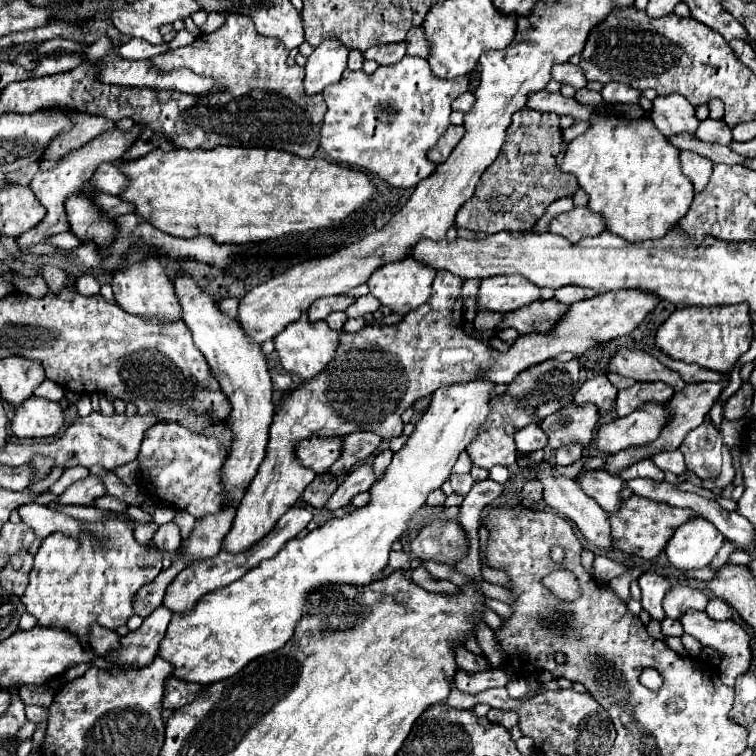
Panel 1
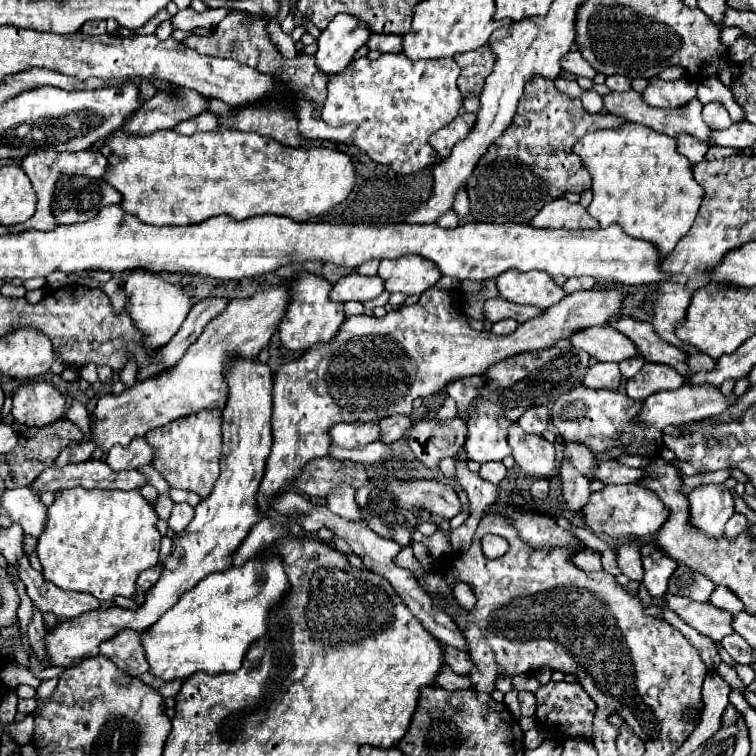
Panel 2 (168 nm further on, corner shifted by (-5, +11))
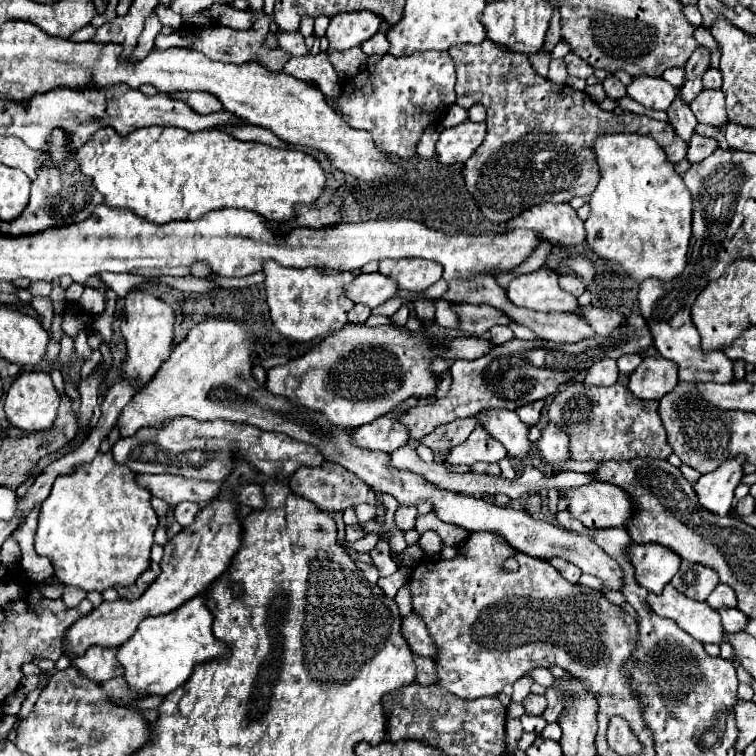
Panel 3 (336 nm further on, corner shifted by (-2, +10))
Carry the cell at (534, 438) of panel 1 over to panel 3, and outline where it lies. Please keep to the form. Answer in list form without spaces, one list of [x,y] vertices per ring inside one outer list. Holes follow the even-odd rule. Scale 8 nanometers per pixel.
[[[535,401],[535,403],[531,403],[531,405],[523,405],[523,407],[517,411],[517,415],[521,417],[521,421],[523,421],[525,425],[533,427],[533,425],[537,425],[537,421],[539,421],[541,409],[543,409],[543,401]]]

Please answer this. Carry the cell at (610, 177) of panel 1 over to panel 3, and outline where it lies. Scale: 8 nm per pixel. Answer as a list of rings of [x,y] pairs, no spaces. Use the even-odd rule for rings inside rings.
[[[601,135],[595,141],[595,155],[601,169],[601,181],[591,195],[591,215],[585,221],[589,247],[599,257],[617,261],[637,283],[649,277],[661,281],[675,279],[687,265],[687,249],[691,239],[691,193],[681,181],[681,175],[673,171],[673,163],[665,159],[665,151],[657,145],[657,141],[643,135]]]

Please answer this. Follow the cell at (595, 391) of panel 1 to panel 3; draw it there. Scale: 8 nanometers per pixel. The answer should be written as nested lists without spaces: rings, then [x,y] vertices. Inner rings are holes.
[[[601,359],[597,363],[593,363],[587,371],[585,383],[587,385],[601,385],[601,387],[609,387],[617,381],[617,363],[615,359]]]

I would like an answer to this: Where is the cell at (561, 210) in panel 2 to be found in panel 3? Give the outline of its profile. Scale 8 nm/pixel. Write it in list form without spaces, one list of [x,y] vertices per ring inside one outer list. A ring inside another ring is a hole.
[[[542,203],[507,221],[507,229],[537,231],[543,241],[575,247],[585,241],[585,227],[569,203]]]

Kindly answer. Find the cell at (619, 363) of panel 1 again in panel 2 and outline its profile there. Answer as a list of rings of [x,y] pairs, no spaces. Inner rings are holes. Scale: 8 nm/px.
[[[612,326],[586,328],[570,336],[570,342],[574,348],[586,350],[600,362],[622,362],[640,356],[638,348],[634,348],[634,342],[622,336],[622,332],[614,330]]]

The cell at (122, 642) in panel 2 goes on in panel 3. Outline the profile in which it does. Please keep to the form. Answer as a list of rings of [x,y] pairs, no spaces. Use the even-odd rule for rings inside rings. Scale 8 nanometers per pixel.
[[[89,647],[85,655],[73,657],[71,661],[73,667],[81,669],[81,675],[95,681],[103,683],[113,677],[121,677],[123,667],[115,659],[115,649],[105,649],[105,647]]]

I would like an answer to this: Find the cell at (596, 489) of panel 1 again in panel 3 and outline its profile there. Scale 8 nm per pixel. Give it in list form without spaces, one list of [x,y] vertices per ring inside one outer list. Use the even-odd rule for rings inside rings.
[[[547,423],[541,429],[541,437],[535,445],[547,463],[557,463],[557,461],[569,459],[569,437],[553,423]]]

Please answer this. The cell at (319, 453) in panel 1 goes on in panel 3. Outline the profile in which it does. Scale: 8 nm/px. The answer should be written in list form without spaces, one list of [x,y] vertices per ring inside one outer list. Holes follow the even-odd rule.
[[[387,415],[361,425],[353,431],[353,443],[367,449],[377,449],[385,453],[393,453],[409,441],[409,429],[397,419],[389,419]]]

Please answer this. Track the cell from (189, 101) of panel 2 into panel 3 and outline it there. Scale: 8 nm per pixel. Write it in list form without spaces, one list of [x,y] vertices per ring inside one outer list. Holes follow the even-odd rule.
[[[191,91],[191,93],[173,93],[179,95],[179,99],[183,99],[193,111],[207,115],[207,113],[215,113],[221,111],[223,105],[219,105],[217,97],[211,97],[211,93],[199,93],[199,91]]]

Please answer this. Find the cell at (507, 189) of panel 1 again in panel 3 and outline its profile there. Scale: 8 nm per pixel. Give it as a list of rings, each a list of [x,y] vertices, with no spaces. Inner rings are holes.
[[[485,39],[479,45],[453,45],[449,55],[457,67],[457,105],[469,109],[481,103],[487,109],[487,137],[465,163],[463,177],[481,213],[493,223],[507,223],[541,201],[569,203],[577,195],[591,195],[599,183],[591,145],[603,133],[647,135],[663,147],[671,163],[685,159],[687,141],[669,123],[629,111],[621,117],[607,113],[587,93],[539,77],[521,53],[509,53]]]

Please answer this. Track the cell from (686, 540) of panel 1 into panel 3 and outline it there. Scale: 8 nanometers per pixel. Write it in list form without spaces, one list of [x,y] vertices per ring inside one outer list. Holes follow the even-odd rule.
[[[733,457],[731,461],[721,463],[715,471],[699,477],[695,493],[699,497],[699,503],[707,511],[721,517],[729,515],[733,503],[733,491],[743,477],[743,465],[745,457]]]

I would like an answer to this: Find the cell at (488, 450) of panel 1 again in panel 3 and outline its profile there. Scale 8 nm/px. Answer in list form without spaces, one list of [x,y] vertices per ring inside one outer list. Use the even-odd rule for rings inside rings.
[[[475,427],[465,443],[449,451],[447,461],[451,465],[473,465],[477,461],[499,463],[503,457],[507,457],[503,445],[499,445],[499,441],[495,441],[483,427]]]

